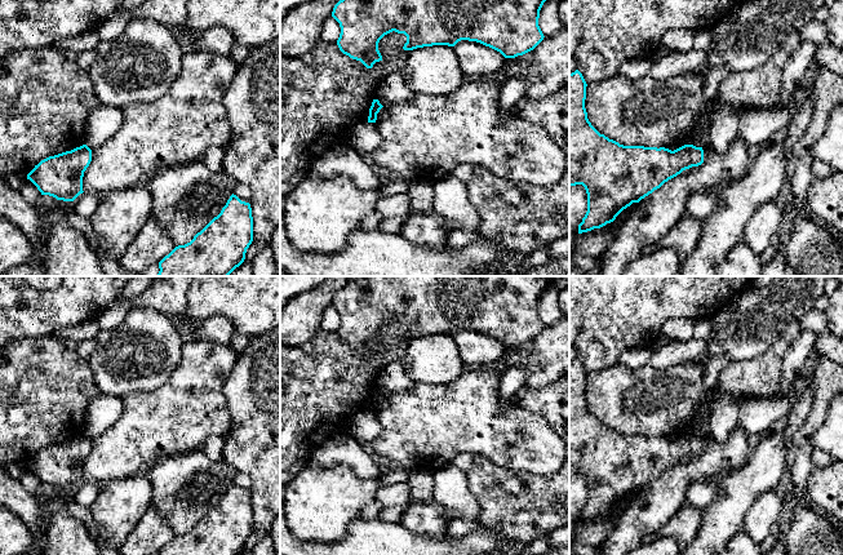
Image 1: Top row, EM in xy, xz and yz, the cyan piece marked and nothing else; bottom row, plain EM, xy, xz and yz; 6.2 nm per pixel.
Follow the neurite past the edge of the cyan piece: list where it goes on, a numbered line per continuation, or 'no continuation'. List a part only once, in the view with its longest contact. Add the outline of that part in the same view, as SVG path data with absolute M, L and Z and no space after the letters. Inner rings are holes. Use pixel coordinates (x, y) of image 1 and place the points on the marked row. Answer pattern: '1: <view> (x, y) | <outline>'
no continuation

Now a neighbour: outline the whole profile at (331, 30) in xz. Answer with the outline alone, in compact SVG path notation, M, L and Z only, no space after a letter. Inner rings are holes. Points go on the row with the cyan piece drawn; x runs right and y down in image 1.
M329 17L323 23L323 27L320 31L320 40L328 41L328 43L337 43L340 34L341 34L340 23L333 17Z

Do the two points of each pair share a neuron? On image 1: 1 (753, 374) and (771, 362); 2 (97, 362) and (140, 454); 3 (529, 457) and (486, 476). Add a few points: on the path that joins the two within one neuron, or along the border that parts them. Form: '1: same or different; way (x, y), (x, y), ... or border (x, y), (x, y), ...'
1: same; way (757, 374), (767, 365)
2: different; border (151, 390), (127, 394), (121, 398)
3: different; border (477, 456), (484, 456), (507, 469), (535, 474)

